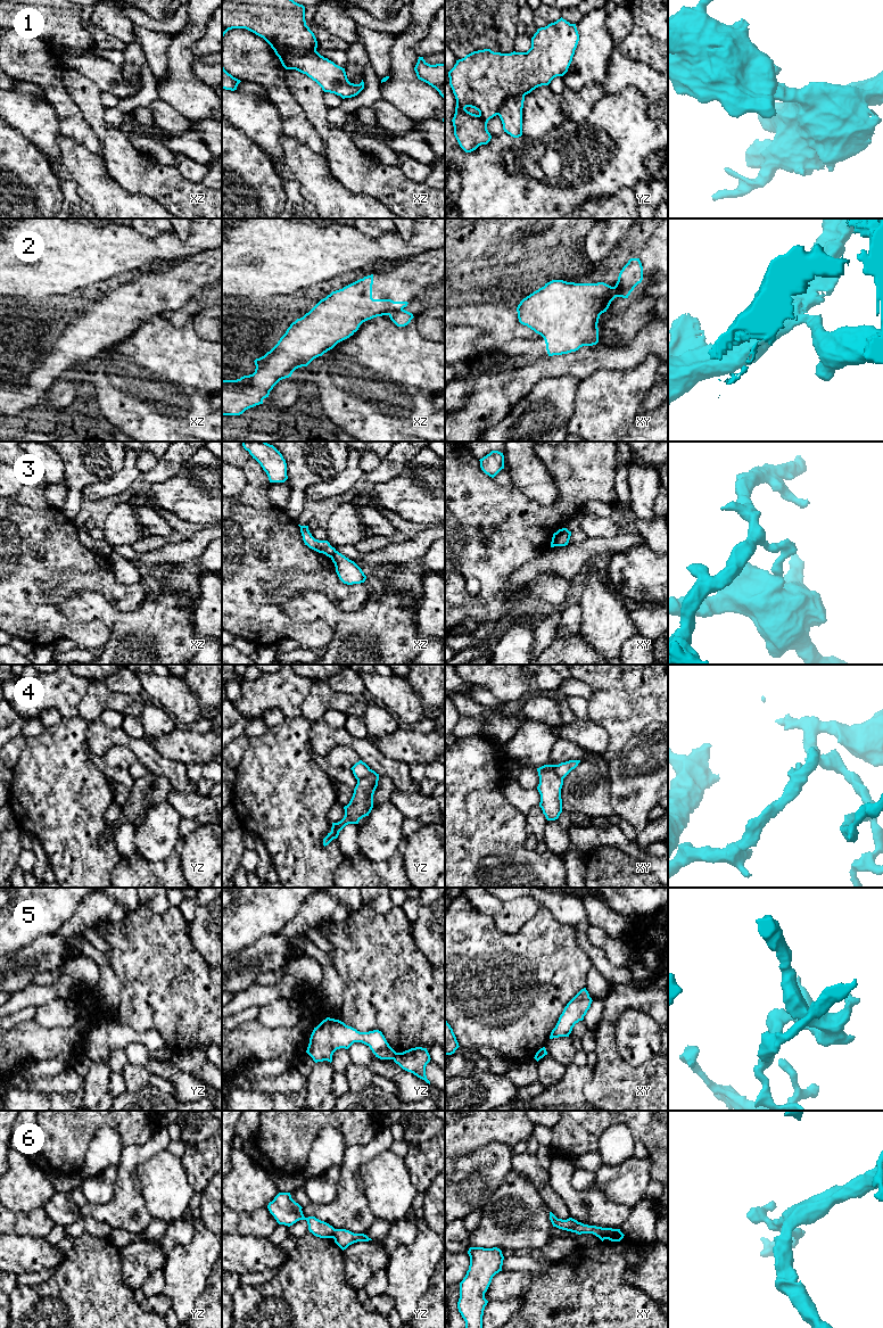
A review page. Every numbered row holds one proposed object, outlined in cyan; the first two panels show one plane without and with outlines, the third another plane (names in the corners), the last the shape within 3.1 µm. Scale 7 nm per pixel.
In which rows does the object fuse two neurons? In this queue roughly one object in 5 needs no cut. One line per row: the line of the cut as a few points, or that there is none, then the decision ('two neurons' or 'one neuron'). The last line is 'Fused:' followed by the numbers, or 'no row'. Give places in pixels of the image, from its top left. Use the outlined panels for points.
1: xz (315, 49), (277, 49), (274, 51) | two neurons
2: xz (402, 308), (388, 314) | two neurons
3: xz (336, 551), (330, 557) | two neurons
4: yz (371, 769), (357, 780) | two neurons
5: yz (396, 1053), (393, 1058) | two neurons
6: xy (619, 1229), (608, 1232), (603, 1238) | two neurons
Fused: 1, 2, 3, 4, 5, 6

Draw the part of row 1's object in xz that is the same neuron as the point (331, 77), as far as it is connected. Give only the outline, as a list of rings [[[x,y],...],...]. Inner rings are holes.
[[[275,50],[286,69],[296,69],[315,81],[324,92],[335,93],[343,99],[357,96],[364,89],[364,82],[350,83],[345,68],[321,56],[316,50]]]

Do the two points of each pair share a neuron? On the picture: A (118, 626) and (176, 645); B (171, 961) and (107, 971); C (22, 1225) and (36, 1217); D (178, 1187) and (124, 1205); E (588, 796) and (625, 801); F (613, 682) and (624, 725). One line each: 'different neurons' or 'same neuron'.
A: same neuron
B: different neurons
C: same neuron
D: different neurons
E: different neurons
F: same neuron

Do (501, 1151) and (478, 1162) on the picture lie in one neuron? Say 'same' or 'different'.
same

